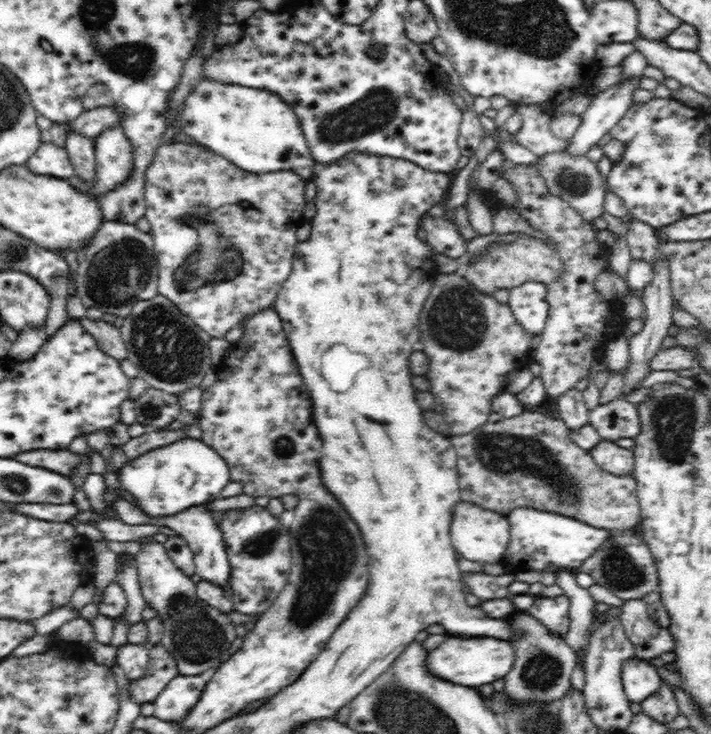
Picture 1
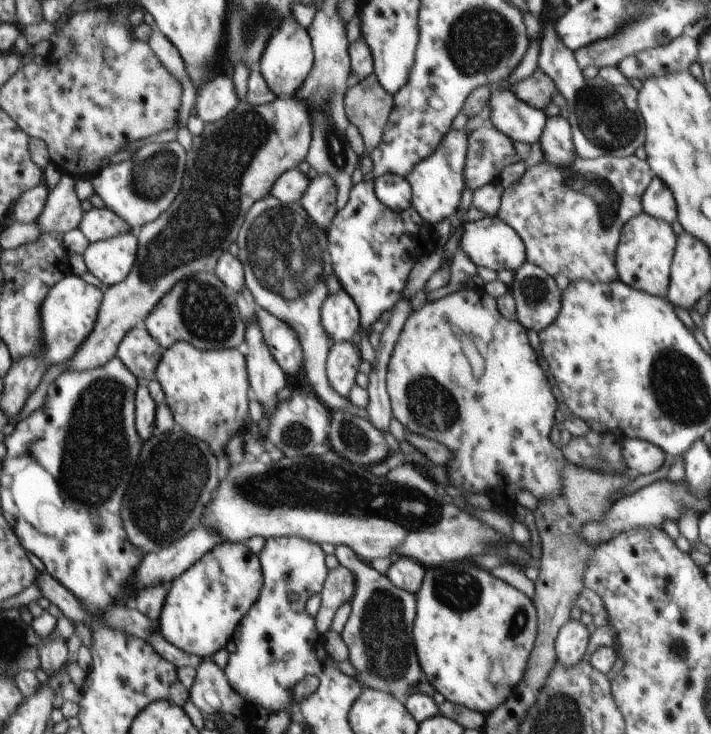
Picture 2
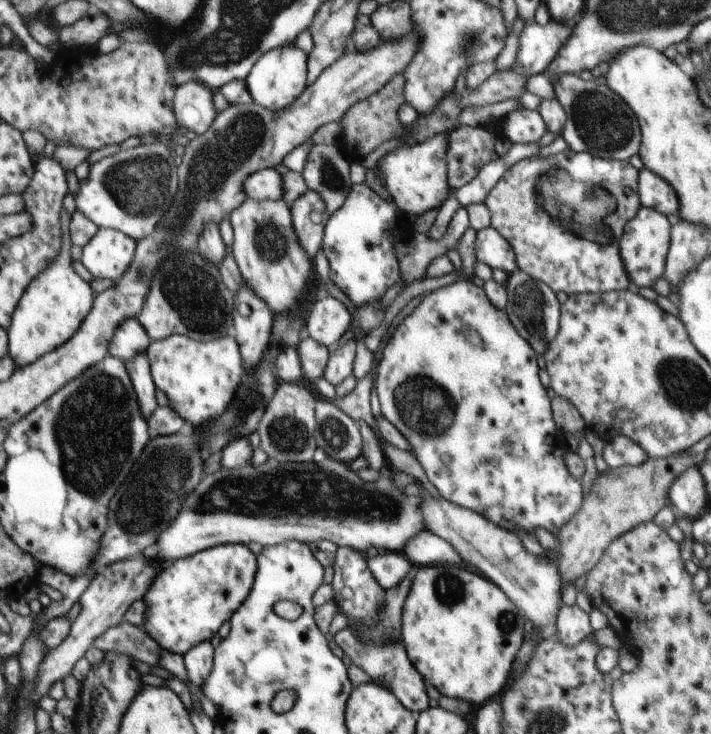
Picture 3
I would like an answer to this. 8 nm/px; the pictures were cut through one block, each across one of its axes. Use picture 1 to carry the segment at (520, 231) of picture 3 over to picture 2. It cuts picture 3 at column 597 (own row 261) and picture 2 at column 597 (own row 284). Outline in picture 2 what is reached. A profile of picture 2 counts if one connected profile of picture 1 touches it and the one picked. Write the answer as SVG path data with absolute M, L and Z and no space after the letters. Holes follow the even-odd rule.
M635 155L624 158L600 156L596 159L574 156L574 162L568 168L558 168L543 161L526 168L520 179L503 190L497 216L520 236L530 264L537 265L552 277L562 274L573 283L586 280L606 285L620 281L615 258L620 232L628 220L643 213L642 196L654 176L647 160L640 160Z

